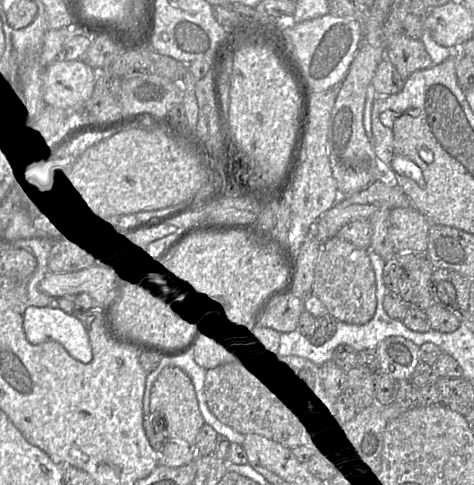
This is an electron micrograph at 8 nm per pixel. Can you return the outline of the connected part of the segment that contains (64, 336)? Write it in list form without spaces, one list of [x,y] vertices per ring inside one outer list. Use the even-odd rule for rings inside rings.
[[[29,307],[24,314],[24,332],[31,344],[60,343],[66,352],[84,364],[92,360],[88,333],[82,323],[61,309]]]

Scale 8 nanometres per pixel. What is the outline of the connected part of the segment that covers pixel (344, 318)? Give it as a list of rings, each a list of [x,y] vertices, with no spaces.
[[[337,236],[322,245],[315,267],[312,294],[319,298],[337,321],[364,325],[374,316],[377,306],[376,282],[369,250],[359,248]]]

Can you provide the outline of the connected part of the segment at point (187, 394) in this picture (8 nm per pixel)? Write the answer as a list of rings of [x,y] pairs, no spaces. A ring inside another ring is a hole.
[[[168,366],[154,382],[150,396],[150,411],[153,417],[162,418],[171,440],[196,444],[202,427],[206,424],[201,414],[196,391],[191,377],[177,366]]]

